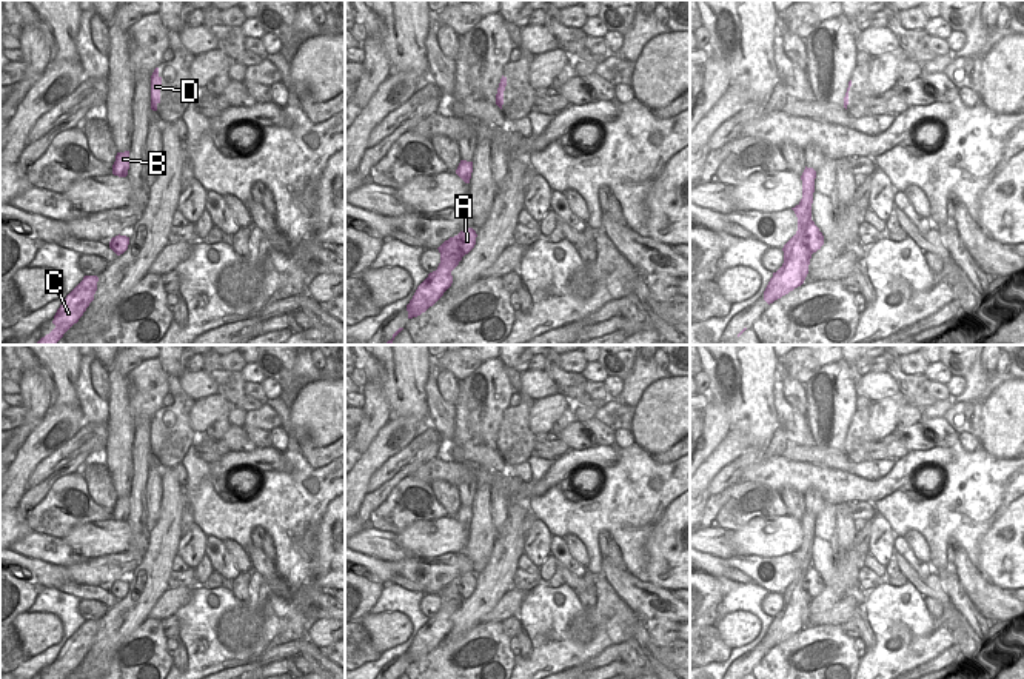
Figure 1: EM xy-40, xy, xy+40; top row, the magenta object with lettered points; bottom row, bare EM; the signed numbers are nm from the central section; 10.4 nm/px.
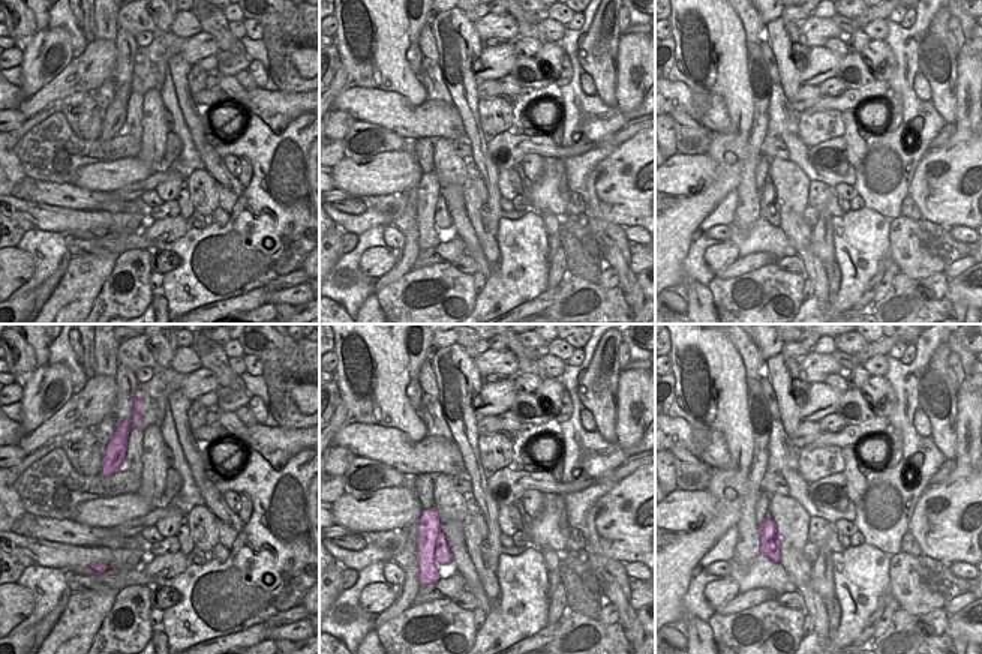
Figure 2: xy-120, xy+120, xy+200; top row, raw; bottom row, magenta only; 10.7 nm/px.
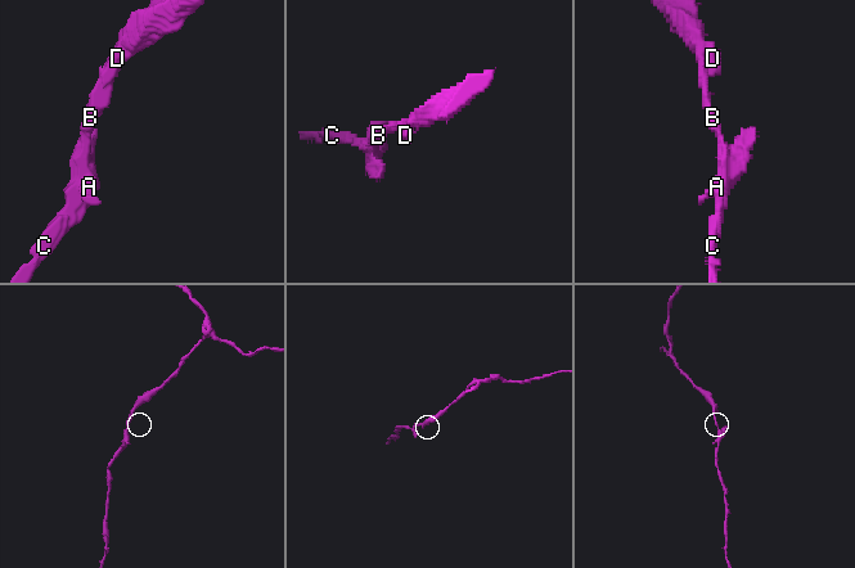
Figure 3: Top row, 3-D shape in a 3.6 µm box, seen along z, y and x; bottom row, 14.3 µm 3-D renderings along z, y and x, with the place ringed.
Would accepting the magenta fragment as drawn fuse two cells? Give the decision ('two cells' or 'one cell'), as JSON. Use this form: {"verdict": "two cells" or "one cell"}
{"verdict": "two cells"}

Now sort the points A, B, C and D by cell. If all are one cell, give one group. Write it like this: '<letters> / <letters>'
A / B C D

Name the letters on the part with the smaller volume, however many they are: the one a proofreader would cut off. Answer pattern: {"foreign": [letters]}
{"foreign": ["A"]}

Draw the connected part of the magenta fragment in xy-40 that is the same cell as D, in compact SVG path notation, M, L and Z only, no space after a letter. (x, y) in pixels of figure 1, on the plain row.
M156 413L151 420L151 454L152 456L157 456L157 450L160 448L160 433L162 433L162 422L159 420L159 413Z

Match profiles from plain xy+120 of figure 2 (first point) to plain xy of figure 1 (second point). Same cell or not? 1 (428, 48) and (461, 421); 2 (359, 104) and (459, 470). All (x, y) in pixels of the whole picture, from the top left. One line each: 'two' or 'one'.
1: two
2: one

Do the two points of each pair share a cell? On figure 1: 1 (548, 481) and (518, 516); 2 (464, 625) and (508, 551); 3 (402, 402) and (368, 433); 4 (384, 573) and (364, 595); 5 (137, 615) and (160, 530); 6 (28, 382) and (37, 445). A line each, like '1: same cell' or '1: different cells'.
1: different cells
2: same cell
3: different cells
4: different cells
5: different cells
6: different cells

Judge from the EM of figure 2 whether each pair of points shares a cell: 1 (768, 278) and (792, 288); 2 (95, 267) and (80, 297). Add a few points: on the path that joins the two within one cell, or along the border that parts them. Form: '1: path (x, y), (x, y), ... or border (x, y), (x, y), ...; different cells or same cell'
1: path (774, 284), (778, 288), (786, 288); same cell
2: path (87, 275), (80, 290); same cell

